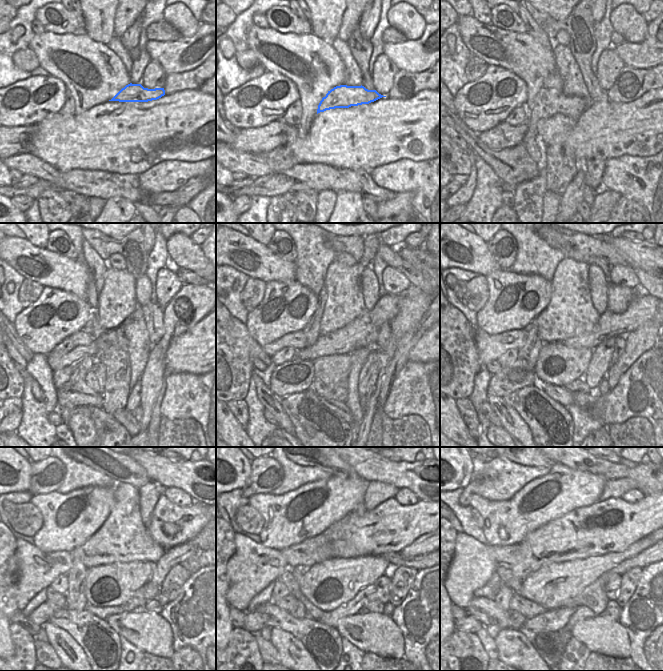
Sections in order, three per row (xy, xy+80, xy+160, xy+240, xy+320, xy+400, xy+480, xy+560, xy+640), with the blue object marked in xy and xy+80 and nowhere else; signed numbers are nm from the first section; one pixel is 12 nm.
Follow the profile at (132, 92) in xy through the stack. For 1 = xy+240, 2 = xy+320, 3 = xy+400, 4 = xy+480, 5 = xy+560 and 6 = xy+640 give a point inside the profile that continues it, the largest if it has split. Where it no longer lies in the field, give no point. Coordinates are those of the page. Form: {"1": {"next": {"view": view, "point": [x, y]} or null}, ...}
{"1": {"next": {"view": "xy+240", "point": [112, 345]}}, "2": {"next": {"view": "xy+320", "point": [295, 376]}}, "3": {"next": {"view": "xy+400", "point": [519, 375]}}, "4": {"next": {"view": "xy+480", "point": [41, 615]}}, "5": {"next": {"view": "xy+560", "point": [254, 622]}}, "6": {"next": {"view": "xy+640", "point": [470, 624]}}}

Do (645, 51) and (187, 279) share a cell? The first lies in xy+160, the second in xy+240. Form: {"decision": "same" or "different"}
{"decision": "same"}

